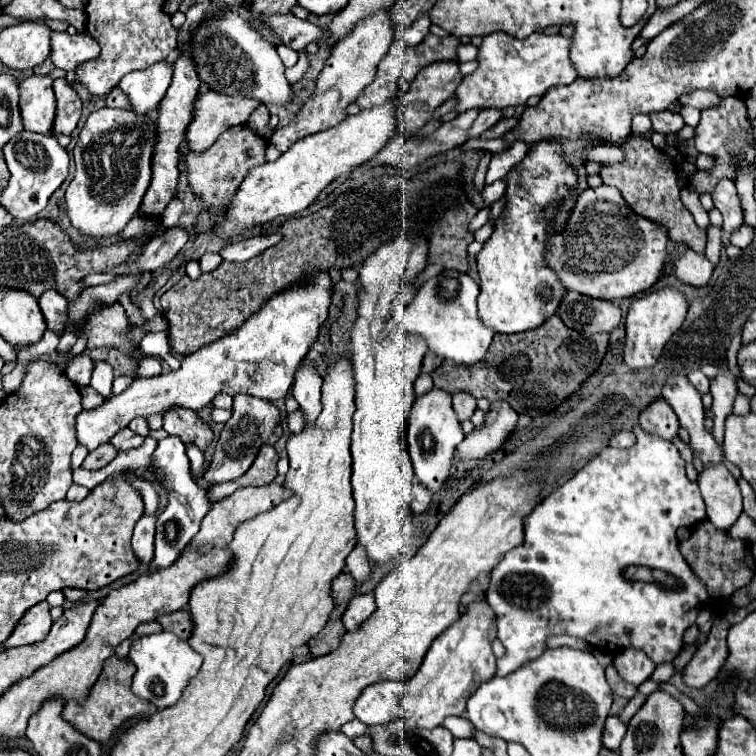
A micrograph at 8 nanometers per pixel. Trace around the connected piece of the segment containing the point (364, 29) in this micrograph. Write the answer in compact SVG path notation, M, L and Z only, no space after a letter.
M387 8L387 10L371 14L367 20L361 20L361 24L357 24L351 34L347 34L341 42L335 44L335 48L331 50L331 56L325 62L325 68L317 76L317 86L315 86L313 96L303 104L299 114L287 126L275 130L273 138L269 140L275 148L285 152L291 144L305 138L307 134L327 130L331 126L341 124L341 120L347 118L347 106L357 100L357 96L365 90L369 82L373 82L377 64L381 62L381 58L387 54L389 46L393 44L395 28L389 22L391 20L389 12L391 10Z

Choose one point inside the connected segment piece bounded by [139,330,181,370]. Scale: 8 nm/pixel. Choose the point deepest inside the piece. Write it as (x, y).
(152, 344)

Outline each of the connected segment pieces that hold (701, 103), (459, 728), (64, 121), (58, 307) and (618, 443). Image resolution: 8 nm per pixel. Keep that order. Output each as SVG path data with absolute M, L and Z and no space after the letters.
M697 90L697 92L691 92L687 96L681 96L681 104L689 104L689 106L695 106L699 110L705 110L705 108L715 108L717 102L721 98L709 90Z
M449 716L449 718L445 718L443 726L447 730L451 730L451 734L455 738L475 738L475 726L471 724L471 720L467 716L459 716L459 718Z
M65 78L55 80L53 90L57 96L57 116L53 120L53 134L69 136L77 128L77 122L81 118L81 98Z
M45 290L39 298L39 306L47 320L47 328L61 336L67 330L67 308L69 302L55 290Z
M617 432L613 436L613 440L609 440L609 446L615 446L615 448L631 448L635 444L635 434L633 432Z

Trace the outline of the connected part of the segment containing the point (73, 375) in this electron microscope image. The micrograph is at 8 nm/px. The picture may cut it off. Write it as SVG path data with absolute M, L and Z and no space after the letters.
M87 355L75 357L69 362L64 373L78 387L83 387L89 384L93 371L92 360Z

